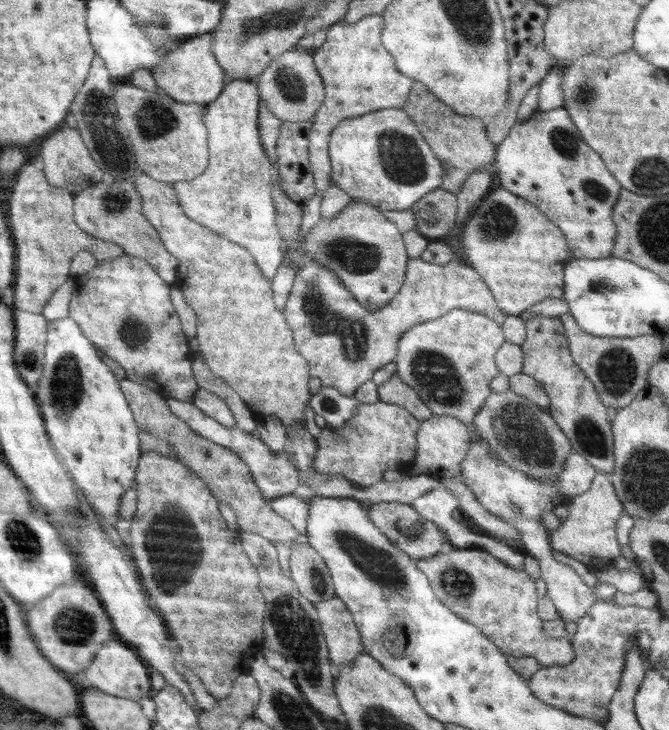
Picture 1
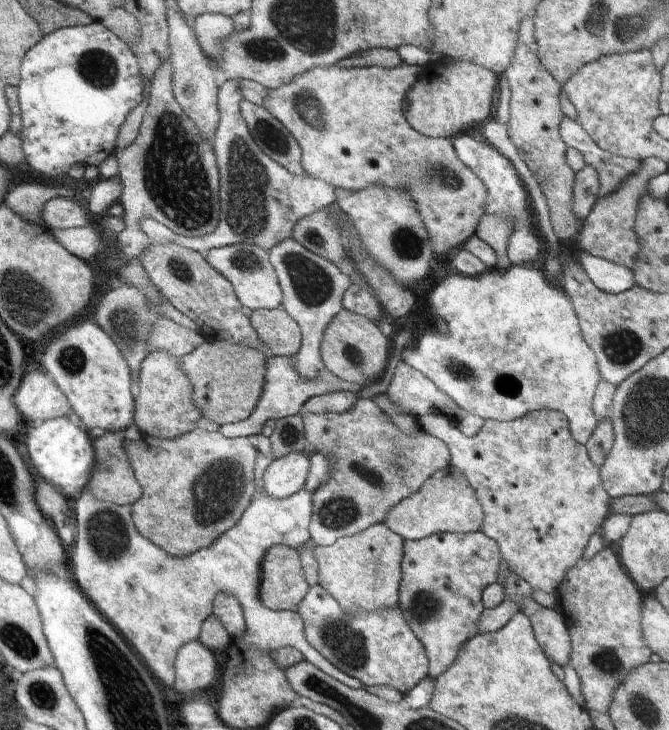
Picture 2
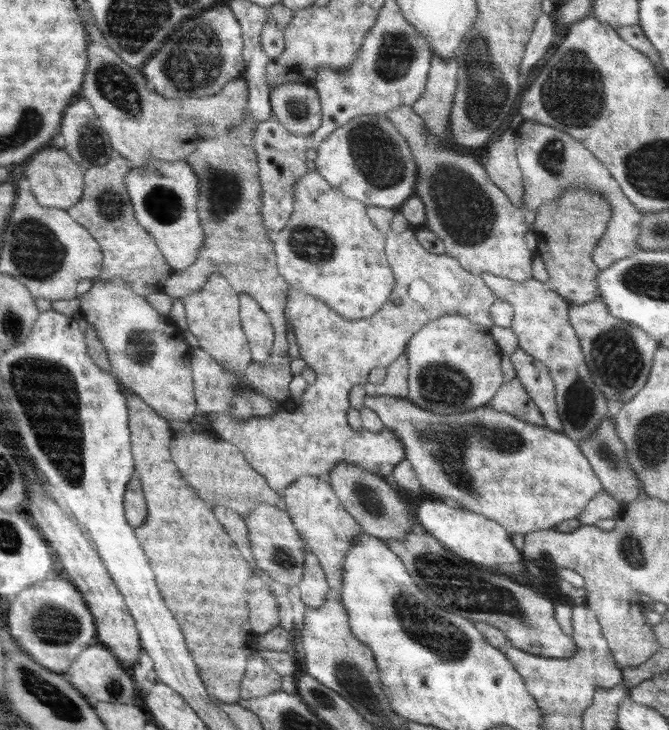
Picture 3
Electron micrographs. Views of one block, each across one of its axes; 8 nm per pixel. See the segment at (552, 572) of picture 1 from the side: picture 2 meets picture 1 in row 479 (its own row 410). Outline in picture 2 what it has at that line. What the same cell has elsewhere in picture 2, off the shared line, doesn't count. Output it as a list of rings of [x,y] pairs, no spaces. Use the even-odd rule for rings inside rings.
[[[514,265],[506,270],[501,270],[500,268],[498,270],[497,268],[487,269],[477,276],[465,276],[461,273],[452,274],[452,276],[448,276],[434,288],[429,302],[437,314],[435,316],[442,318],[448,325],[448,332],[440,333],[433,325],[431,326],[432,328],[428,328],[416,342],[418,346],[412,352],[412,364],[409,365],[411,368],[426,376],[443,394],[446,394],[460,409],[463,409],[467,415],[475,415],[483,420],[512,421],[525,416],[528,412],[543,409],[562,412],[562,415],[565,415],[569,421],[571,436],[579,444],[586,445],[598,424],[593,410],[593,397],[595,396],[597,385],[602,379],[598,373],[594,352],[591,352],[591,349],[583,340],[583,333],[579,326],[579,319],[573,303],[569,300],[559,282],[554,280],[546,271],[534,270],[529,265]]]

